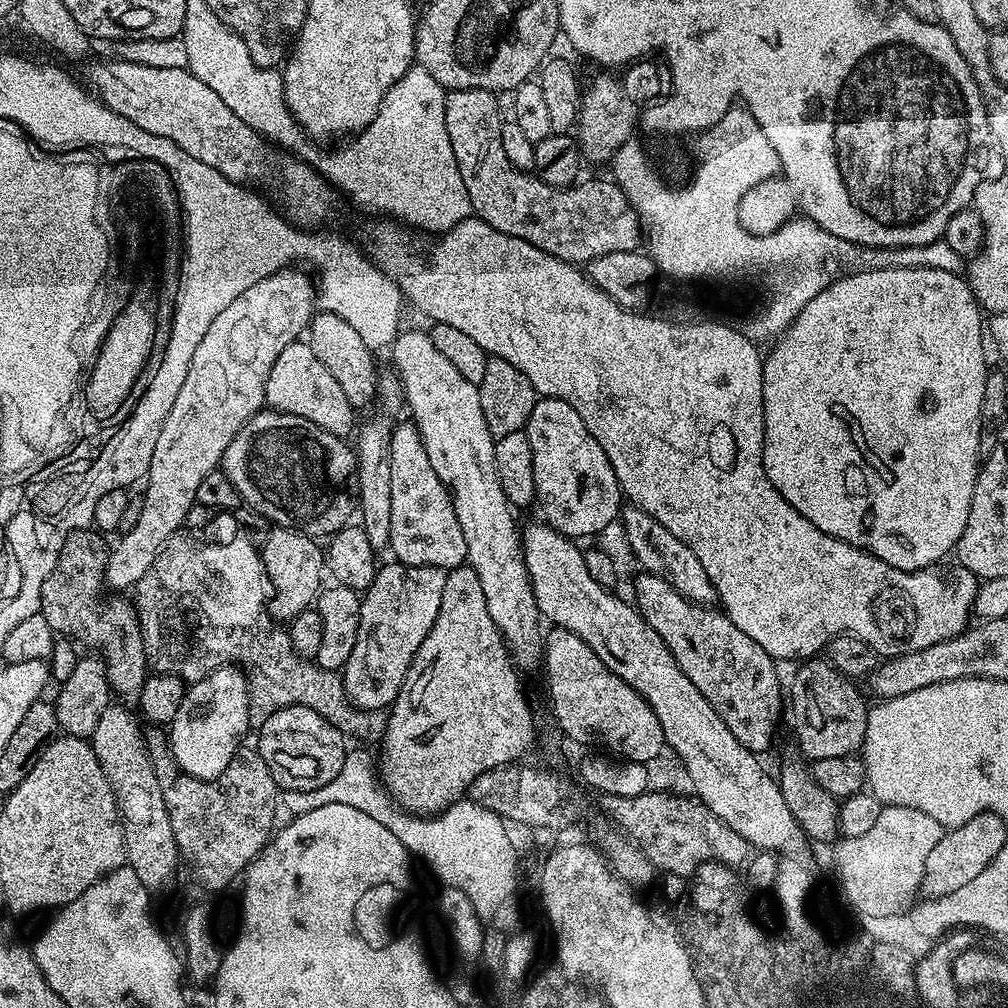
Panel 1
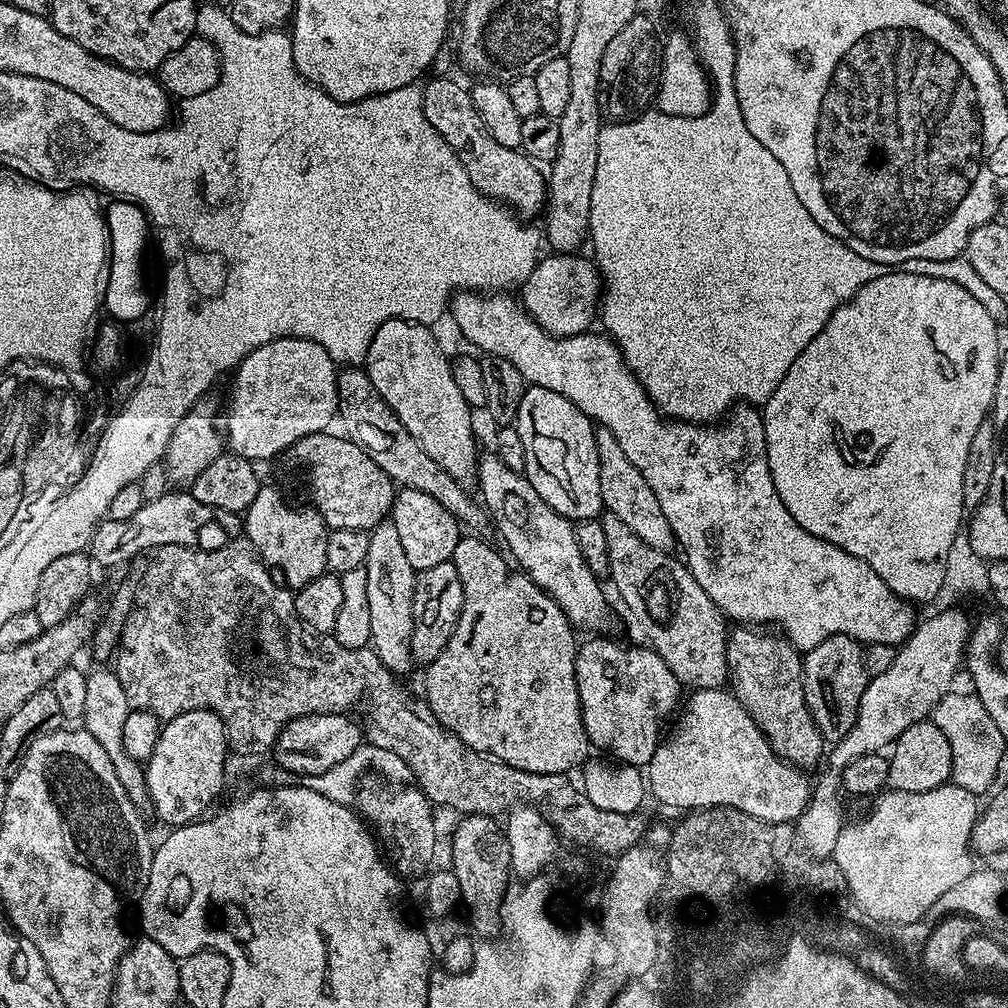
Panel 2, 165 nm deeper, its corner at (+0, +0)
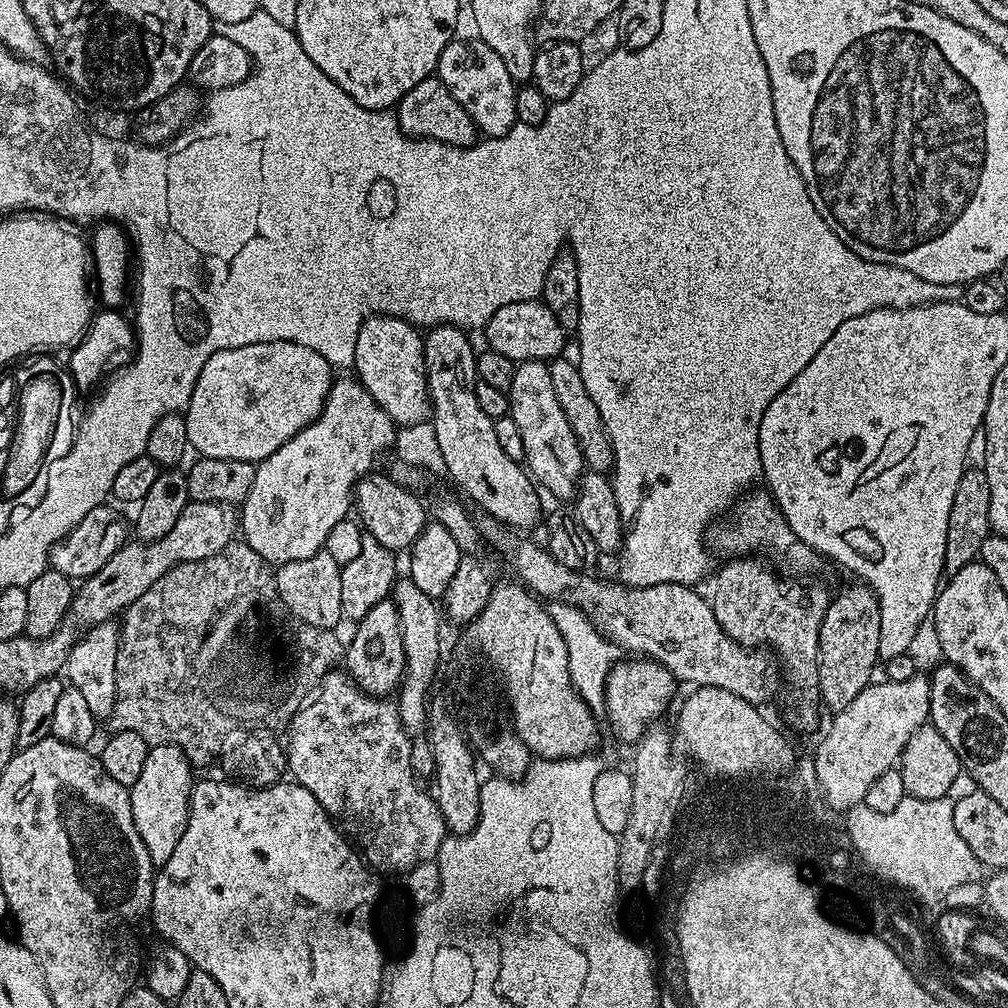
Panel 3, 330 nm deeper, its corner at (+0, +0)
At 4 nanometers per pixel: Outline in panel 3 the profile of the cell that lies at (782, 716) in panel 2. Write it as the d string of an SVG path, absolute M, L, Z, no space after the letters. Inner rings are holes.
M752 554L724 562L716 576L716 589L710 595L710 603L714 618L718 618L718 626L722 626L724 633L734 638L734 642L744 648L773 648L780 655L785 678L796 683L796 689L789 694L788 705L784 708L784 720L796 732L812 732L819 726L822 713L818 634L828 609L830 592L820 584L807 588L796 581L799 579L783 580L768 564L771 563Z

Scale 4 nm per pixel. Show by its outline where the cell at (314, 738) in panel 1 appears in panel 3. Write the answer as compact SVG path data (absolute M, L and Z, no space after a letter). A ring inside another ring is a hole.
M389 598L378 602L378 606L374 606L370 614L363 616L355 628L356 633L353 634L352 641L346 644L346 651L342 656L343 667L367 696L391 697L401 685L405 665L399 610L394 600Z

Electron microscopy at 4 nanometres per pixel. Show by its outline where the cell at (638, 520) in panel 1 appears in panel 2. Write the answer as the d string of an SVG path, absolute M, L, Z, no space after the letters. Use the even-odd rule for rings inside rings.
M596 428L595 445L598 447L599 478L601 479L602 502L607 515L616 516L626 522L646 546L654 546L654 550L671 553L677 547L674 530L670 530L670 522L666 522L666 514L662 514L662 506L658 506L658 498L654 498L654 490L642 477L641 471L626 457L622 446L610 430Z

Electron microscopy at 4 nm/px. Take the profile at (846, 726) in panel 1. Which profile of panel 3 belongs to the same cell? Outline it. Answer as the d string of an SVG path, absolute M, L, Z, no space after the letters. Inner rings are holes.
M855 582L845 592L831 597L828 609L820 623L818 650L820 651L818 678L820 699L825 709L838 713L862 690L873 683L872 667L881 659L880 651L880 603L872 589L863 582Z

